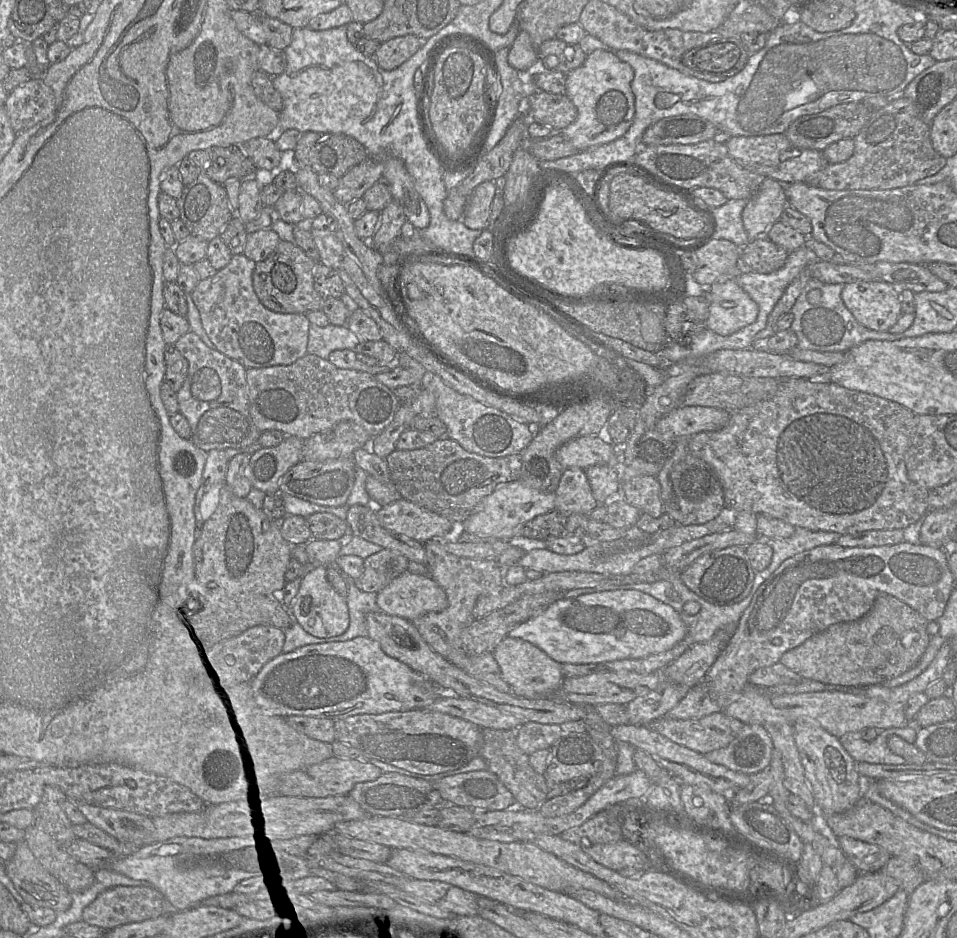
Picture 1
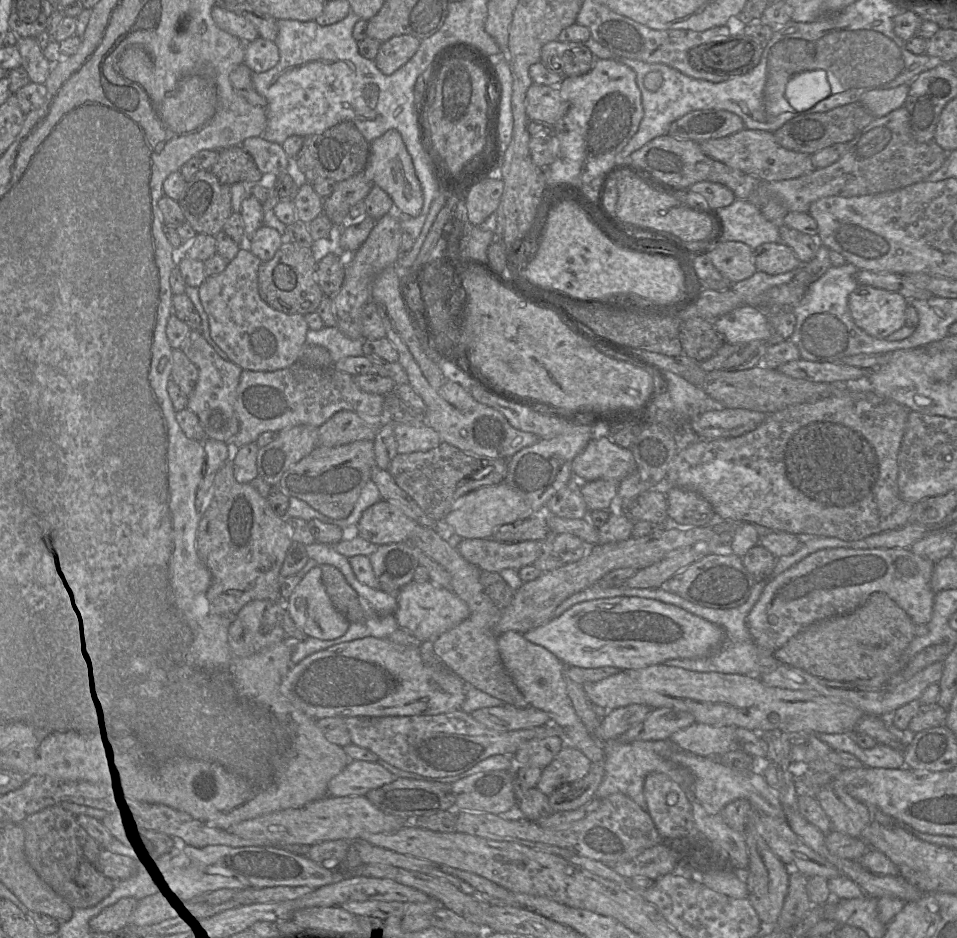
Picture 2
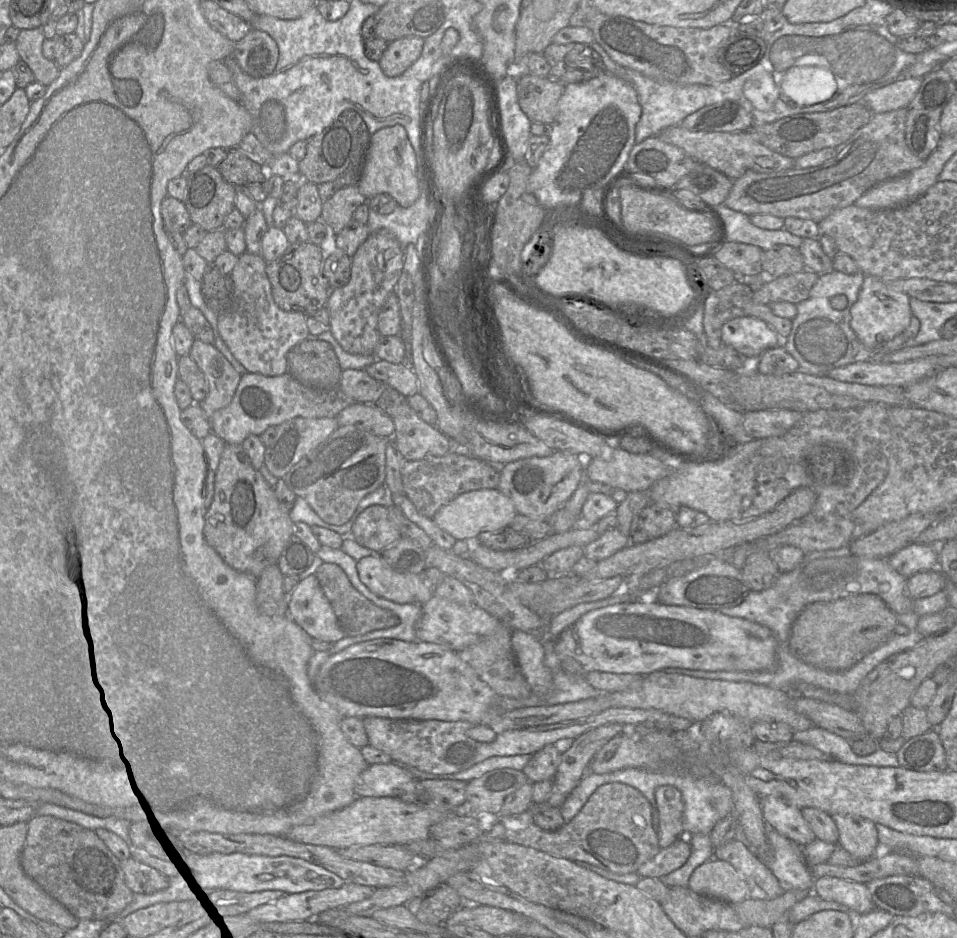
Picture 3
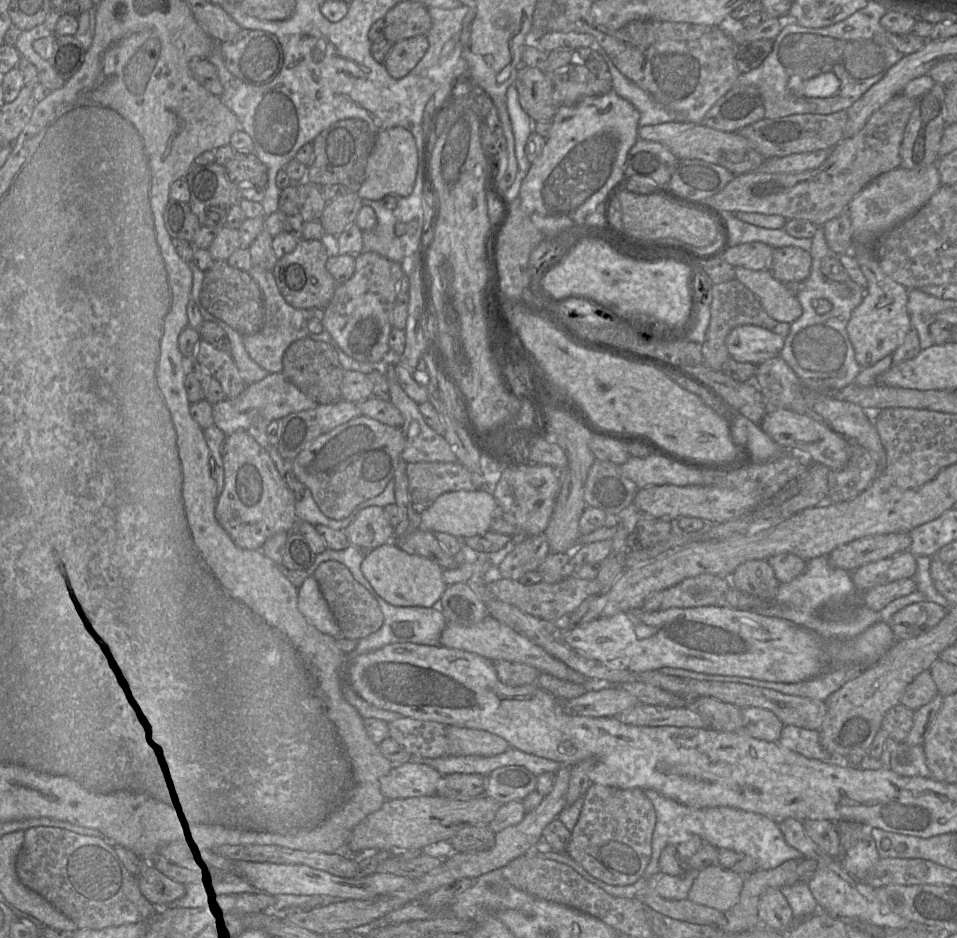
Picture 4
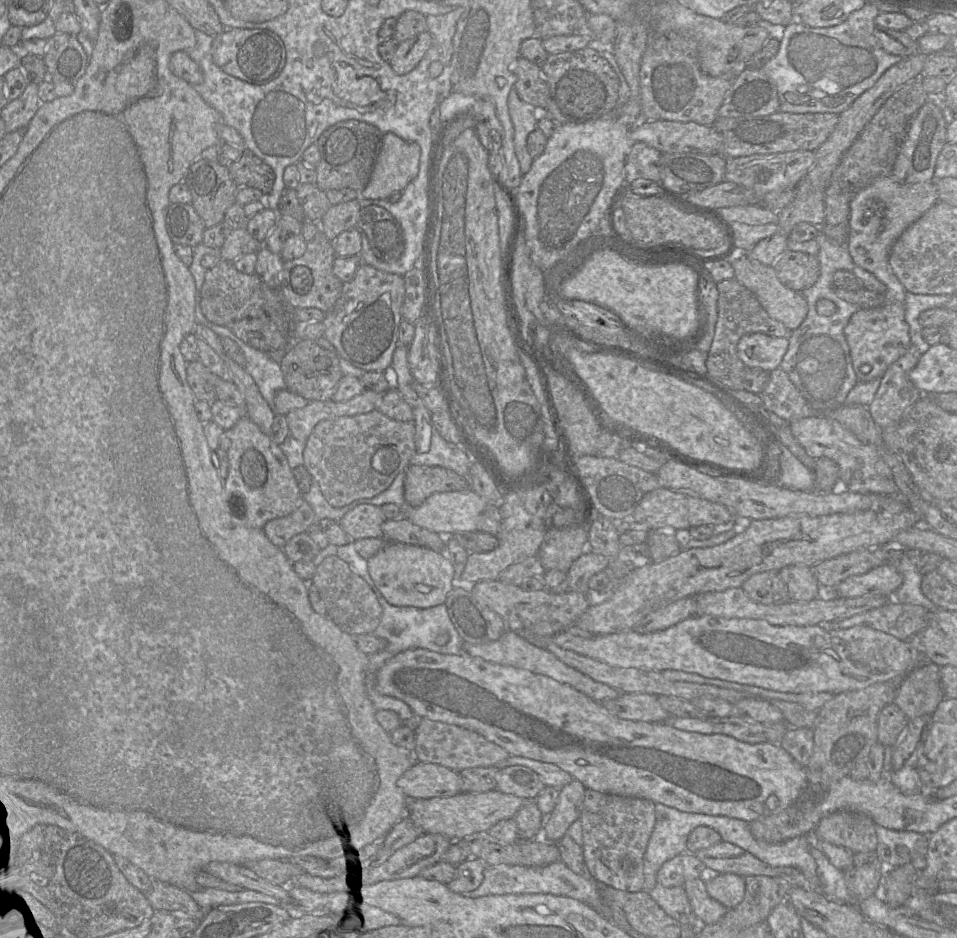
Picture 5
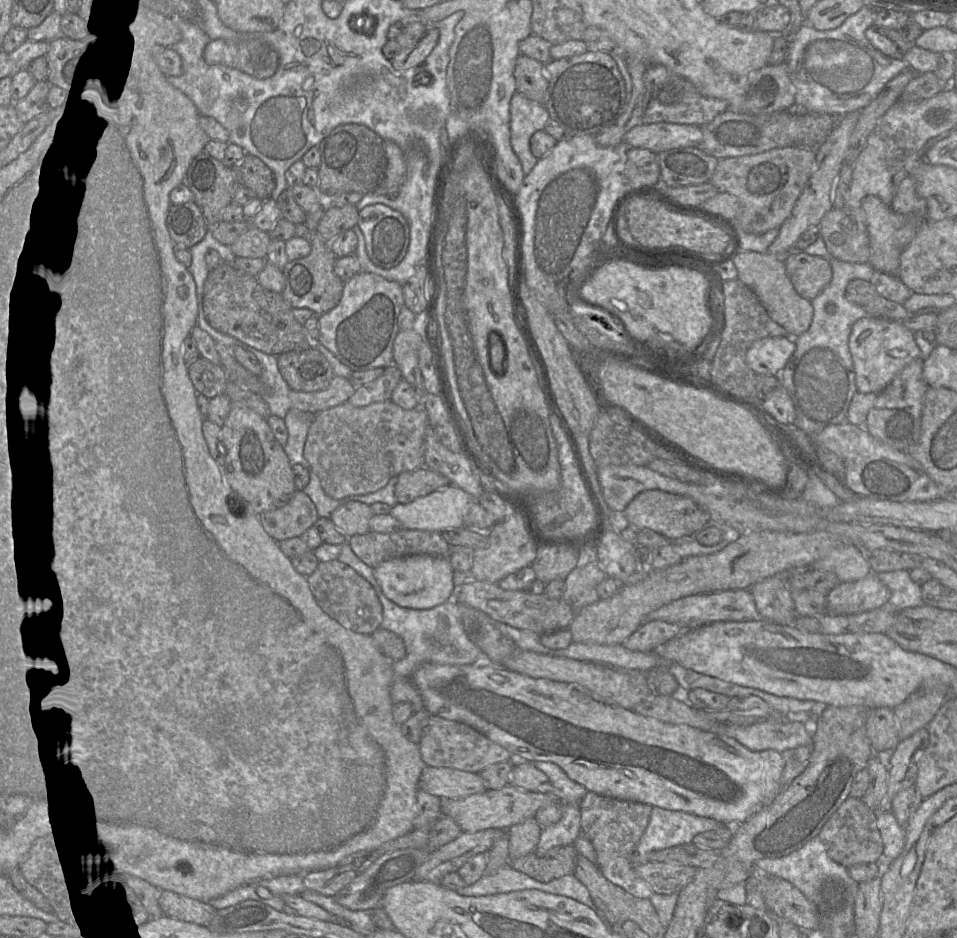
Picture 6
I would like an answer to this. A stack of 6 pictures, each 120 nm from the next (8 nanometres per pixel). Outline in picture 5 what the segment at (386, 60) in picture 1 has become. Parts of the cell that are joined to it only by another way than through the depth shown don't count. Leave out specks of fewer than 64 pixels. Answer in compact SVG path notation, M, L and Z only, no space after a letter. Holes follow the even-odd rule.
M428 31L399 43L389 61L391 68L398 75L411 72L421 61L431 44L432 37Z

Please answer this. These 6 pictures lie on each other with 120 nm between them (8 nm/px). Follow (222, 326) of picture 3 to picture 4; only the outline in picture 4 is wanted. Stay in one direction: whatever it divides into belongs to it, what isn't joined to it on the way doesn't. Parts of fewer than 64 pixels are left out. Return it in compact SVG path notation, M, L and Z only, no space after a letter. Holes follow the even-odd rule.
M252 266L249 275L258 284L264 301L265 319L260 331L252 335L243 335L243 343L249 356L269 374L281 373L283 370L283 355L286 349L295 341L309 336L308 319L305 310L292 307L286 302L279 291L272 271Z

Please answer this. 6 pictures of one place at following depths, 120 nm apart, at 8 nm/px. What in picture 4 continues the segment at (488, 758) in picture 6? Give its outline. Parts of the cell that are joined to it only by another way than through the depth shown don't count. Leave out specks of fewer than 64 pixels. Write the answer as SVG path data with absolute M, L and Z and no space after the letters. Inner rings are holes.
M446 726L450 756L491 757L511 747L502 737L484 730Z

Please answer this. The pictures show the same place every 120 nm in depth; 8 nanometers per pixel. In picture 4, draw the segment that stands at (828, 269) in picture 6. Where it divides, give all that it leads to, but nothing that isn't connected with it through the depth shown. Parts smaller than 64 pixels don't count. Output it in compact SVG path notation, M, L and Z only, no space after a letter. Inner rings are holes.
M794 246L774 248L768 270L771 275L786 285L799 285L810 274L812 256Z

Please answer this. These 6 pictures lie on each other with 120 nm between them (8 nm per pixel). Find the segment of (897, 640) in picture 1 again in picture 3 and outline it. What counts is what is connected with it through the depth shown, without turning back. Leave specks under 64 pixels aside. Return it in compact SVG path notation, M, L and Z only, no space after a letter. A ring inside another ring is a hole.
M856 594L806 606L794 622L789 638L792 653L803 662L829 670L845 670L895 633L897 614L879 596Z

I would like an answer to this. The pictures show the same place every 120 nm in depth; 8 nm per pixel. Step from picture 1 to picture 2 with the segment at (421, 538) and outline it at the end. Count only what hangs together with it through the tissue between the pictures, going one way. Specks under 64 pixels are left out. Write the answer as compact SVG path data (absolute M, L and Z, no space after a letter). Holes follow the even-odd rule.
M385 500L364 510L357 523L359 537L378 546L408 541L417 526L400 508Z

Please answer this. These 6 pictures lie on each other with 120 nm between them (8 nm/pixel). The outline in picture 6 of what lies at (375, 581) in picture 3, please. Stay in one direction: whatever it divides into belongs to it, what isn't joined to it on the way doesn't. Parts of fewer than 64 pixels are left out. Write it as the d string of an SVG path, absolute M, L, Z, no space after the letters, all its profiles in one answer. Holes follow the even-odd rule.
M429 554L409 555L384 561L373 569L383 594L400 607L431 609L456 598L454 569L449 557Z

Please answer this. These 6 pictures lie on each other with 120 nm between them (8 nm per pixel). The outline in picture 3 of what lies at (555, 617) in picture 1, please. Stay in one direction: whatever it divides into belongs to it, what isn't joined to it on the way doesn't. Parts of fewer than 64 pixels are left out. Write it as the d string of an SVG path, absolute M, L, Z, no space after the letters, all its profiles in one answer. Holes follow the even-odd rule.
M654 597L591 610L564 630L555 642L561 644L562 653L570 655L581 664L585 673L599 671L640 675L668 667L704 671L763 671L774 666L777 648L775 637L766 626L724 615L715 609L664 605L655 601Z

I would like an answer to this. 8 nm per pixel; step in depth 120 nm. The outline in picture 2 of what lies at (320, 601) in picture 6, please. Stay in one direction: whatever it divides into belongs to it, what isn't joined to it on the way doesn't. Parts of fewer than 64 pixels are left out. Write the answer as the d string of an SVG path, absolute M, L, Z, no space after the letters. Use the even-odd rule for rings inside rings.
M318 565L322 571L322 582L334 607L350 622L364 619L357 592L350 586L344 575L332 565Z

